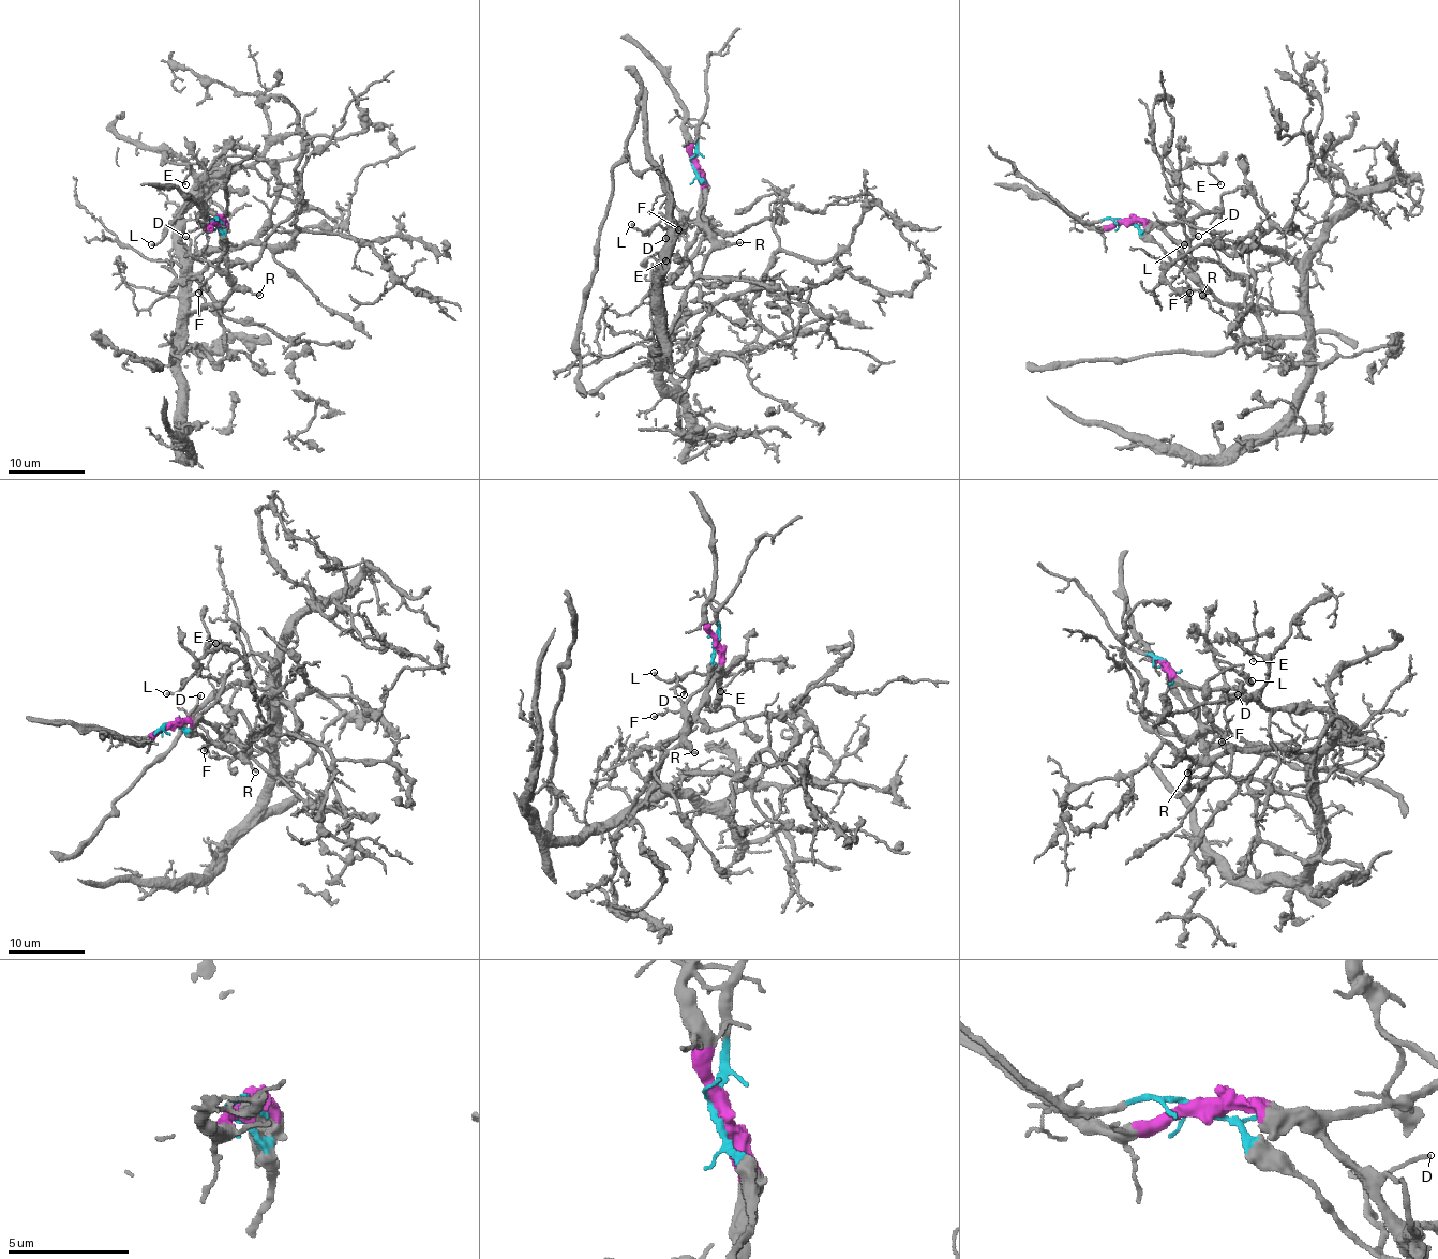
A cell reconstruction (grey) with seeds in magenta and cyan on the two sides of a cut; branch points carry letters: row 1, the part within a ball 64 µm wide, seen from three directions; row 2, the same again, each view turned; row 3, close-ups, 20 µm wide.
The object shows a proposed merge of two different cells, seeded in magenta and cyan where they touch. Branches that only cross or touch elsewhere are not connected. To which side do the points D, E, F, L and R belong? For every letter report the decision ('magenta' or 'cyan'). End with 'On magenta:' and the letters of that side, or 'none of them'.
D: cyan
E: magenta
F: cyan
L: magenta
R: cyan
On magenta: E, L

